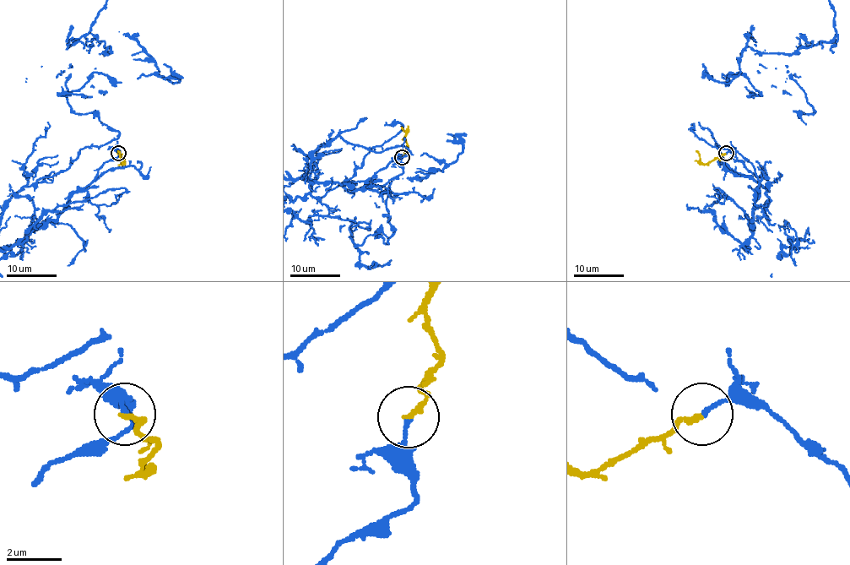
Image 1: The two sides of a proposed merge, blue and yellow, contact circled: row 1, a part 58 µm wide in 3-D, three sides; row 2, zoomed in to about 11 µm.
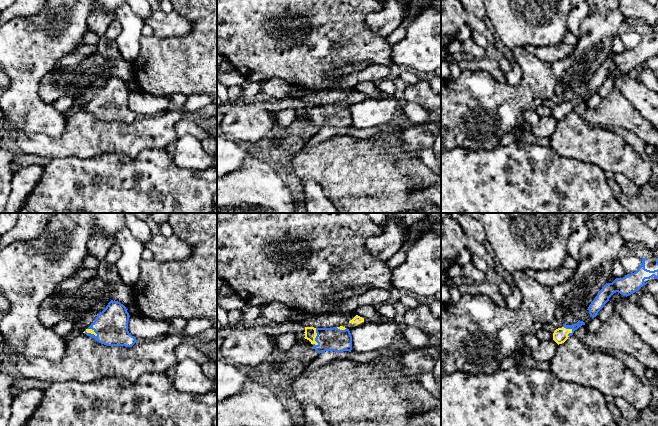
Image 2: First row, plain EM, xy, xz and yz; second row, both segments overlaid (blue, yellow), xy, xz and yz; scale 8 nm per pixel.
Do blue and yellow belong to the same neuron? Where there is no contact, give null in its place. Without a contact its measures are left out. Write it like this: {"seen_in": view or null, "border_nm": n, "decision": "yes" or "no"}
{"seen_in": "xz", "border_nm": 140, "decision": "yes"}

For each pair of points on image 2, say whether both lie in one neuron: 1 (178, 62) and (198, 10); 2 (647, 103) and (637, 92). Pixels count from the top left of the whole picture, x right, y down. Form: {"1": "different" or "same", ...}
{"1": "same", "2": "same"}

